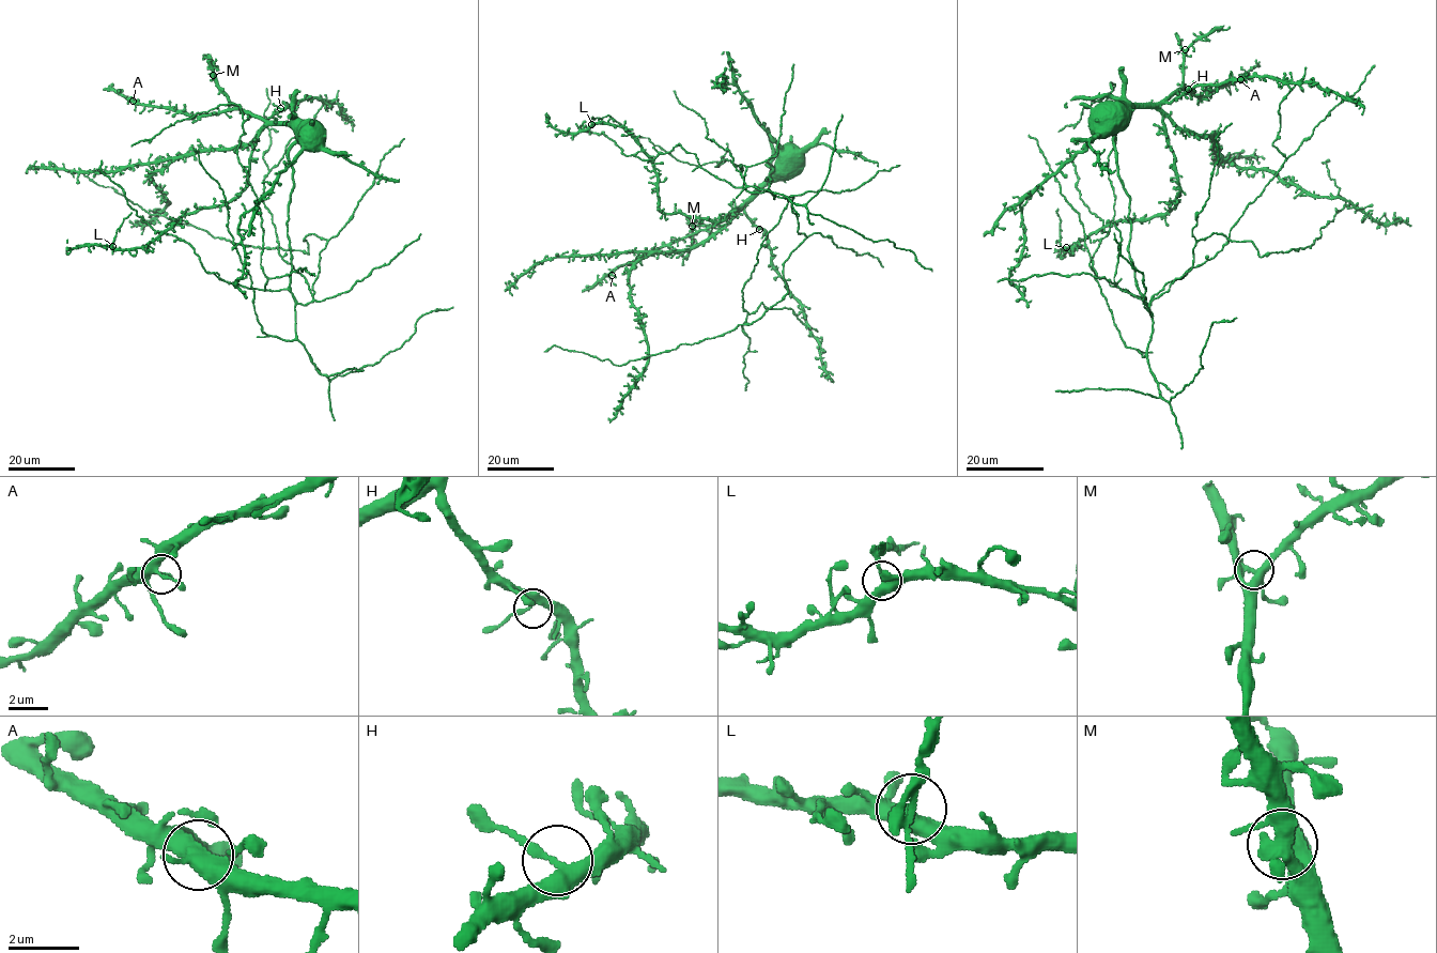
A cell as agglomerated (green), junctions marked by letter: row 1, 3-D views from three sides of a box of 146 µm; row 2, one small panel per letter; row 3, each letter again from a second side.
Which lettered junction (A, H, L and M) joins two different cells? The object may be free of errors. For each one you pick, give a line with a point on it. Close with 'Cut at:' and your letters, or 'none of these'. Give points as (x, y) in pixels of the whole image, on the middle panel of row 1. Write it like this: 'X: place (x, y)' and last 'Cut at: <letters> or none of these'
L: place (591, 124)
Cut at: L

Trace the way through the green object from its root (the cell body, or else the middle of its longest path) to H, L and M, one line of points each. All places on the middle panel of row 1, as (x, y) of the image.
H: (771, 183), (767, 179), (772, 169), (767, 165), (775, 170), (773, 175), (744, 209), (744, 214), (759, 229)
L: (771, 183), (760, 193), (735, 187), (679, 144), (643, 159), (624, 129), (591, 124)
M: (771, 183), (767, 179), (772, 169), (767, 165), (775, 170), (773, 175), (742, 206), (714, 224), (692, 226)

